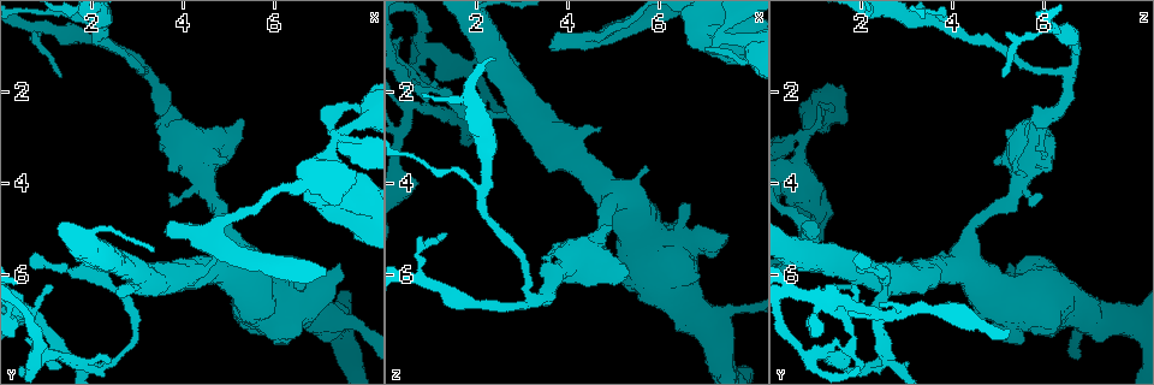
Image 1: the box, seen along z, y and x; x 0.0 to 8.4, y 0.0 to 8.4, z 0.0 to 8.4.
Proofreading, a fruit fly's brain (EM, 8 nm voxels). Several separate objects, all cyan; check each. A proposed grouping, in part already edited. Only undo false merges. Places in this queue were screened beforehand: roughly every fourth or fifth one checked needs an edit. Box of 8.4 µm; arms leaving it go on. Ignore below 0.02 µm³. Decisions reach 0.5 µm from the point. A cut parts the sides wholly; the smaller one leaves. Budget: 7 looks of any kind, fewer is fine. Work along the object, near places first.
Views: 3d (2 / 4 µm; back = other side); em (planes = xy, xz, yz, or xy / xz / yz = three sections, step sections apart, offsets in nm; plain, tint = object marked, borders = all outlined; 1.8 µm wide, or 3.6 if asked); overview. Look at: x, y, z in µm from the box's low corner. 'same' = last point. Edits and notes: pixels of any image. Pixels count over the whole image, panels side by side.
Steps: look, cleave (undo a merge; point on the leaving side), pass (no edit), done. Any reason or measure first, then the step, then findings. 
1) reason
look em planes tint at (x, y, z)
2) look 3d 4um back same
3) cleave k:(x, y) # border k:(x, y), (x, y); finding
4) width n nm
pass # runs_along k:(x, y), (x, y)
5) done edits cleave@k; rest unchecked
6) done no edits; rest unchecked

three-way junction
look em planes tint at (3.25, 1.65, 6.45)

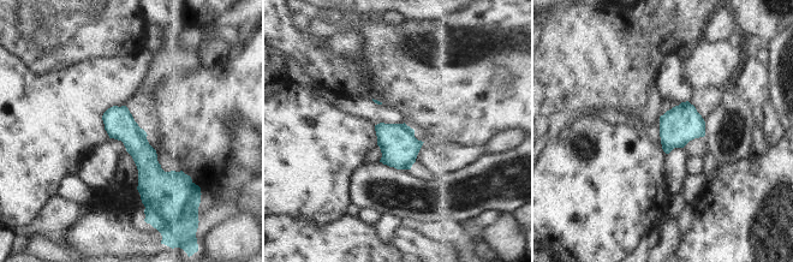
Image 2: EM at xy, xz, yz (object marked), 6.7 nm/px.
pass # runs_along 2:(113, 109), (145, 158), (147, 201); one neuron here

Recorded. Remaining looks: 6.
branch point
look 3d 2um back at (4.85, 5.00, 0.75)

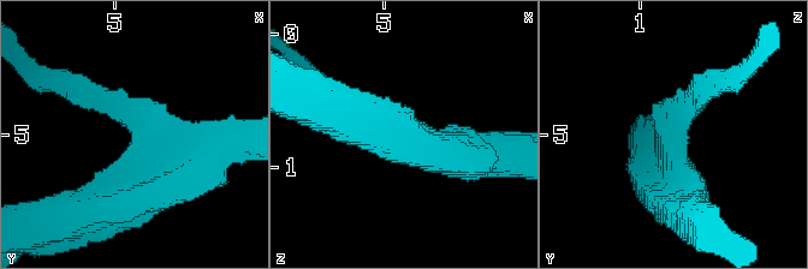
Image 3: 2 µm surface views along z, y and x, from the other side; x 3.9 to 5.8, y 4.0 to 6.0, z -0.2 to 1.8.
arms 3; need the tissue
look em xz step 8 tint at (4.82, 4.96, 0.76)

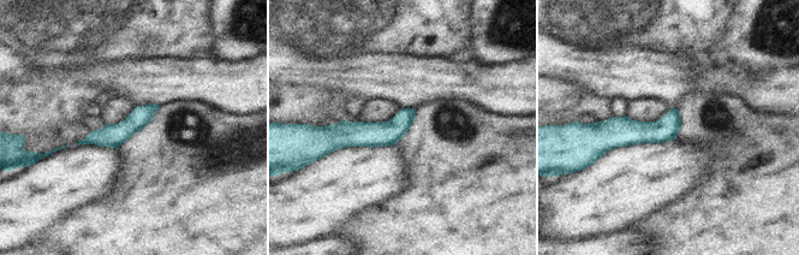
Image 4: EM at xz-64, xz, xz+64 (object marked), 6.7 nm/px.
look em planes tint same

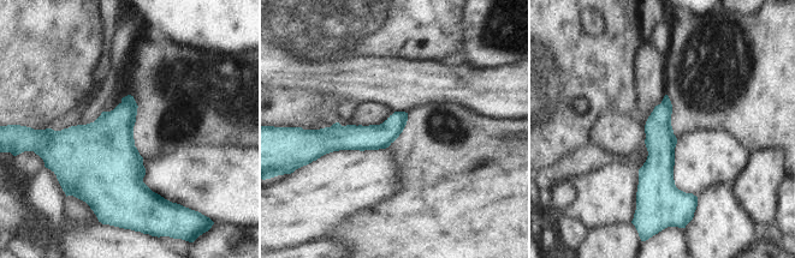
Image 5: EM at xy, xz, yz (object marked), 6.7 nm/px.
width 170 nm
pass # runs_along 5:(666, 101), (660, 116), (658, 203); one neuron here

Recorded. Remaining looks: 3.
thick turns thin
look em planes tint at (7.40, 2.90, 0.75)

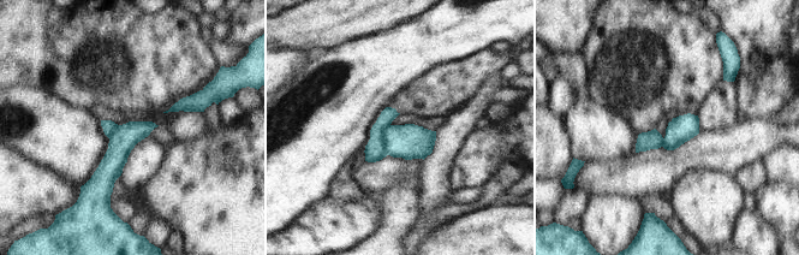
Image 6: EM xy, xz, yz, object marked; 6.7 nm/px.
cleave 6:(376, 149) # border 6:(391, 125), (386, 129), (388, 154); a second neuron is stuck on

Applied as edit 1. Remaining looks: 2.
done edits cleave@6; rest unchecked

